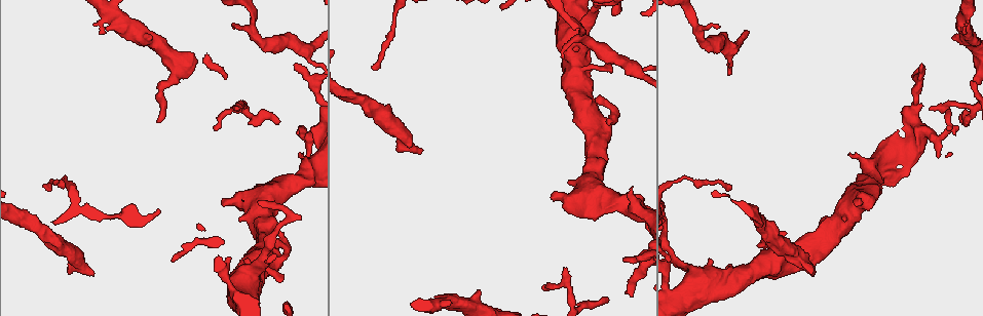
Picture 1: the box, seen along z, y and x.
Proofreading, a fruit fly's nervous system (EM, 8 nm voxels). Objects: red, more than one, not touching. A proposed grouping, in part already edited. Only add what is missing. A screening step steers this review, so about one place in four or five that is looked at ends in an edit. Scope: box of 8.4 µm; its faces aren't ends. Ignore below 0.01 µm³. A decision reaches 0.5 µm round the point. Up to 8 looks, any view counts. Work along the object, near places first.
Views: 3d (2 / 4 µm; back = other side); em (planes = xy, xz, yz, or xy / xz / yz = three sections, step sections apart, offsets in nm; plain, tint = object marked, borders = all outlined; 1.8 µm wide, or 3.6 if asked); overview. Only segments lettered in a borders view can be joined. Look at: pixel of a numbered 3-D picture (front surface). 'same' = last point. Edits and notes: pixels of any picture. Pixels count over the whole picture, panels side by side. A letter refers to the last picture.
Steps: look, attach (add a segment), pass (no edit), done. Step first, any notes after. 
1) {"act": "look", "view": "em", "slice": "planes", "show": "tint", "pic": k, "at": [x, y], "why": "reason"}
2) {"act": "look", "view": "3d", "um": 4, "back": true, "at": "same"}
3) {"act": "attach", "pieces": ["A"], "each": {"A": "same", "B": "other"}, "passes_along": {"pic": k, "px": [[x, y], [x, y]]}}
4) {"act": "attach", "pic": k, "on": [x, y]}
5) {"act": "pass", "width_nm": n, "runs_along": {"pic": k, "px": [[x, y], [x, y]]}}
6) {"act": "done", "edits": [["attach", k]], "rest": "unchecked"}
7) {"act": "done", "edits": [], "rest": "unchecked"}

{"act": "look", "view": "em", "slice": "planes", "show": "plain", "pic": 1, "at": [718, 25], "why": "free end"}

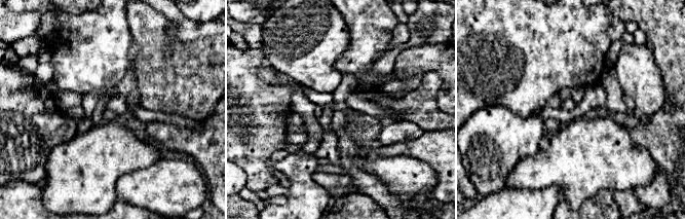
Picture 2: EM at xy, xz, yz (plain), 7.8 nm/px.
{"act": "look", "view": "em", "slice": "planes", "show": "borders", "at": "same"}

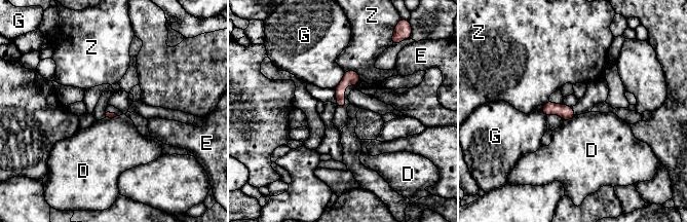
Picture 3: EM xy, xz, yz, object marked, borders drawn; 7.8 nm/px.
{"act": "pass", "longest_contact_nm": ["G", 160], "each": {"D": "other", "E": "other", "G": "other", "Z": "other"}, "border": {"pic": 3, "px": [[577, 115], [565, 121]]}, "found": "none of them fits"}

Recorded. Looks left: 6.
{"act": "look", "view": "em", "slice": "yz", "step": 8, "show": "tint", "pic": 1, "at": [564, 271], "why": "an open end"}

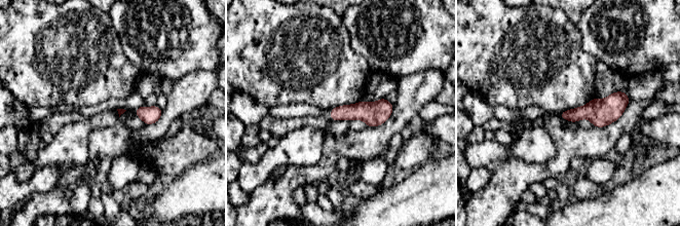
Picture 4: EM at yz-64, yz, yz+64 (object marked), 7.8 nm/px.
{"act": "look", "view": "em", "slice": "planes", "show": "borders", "at": "same"}

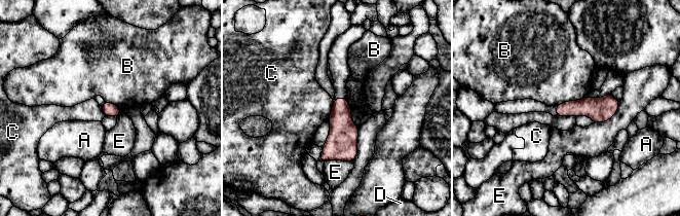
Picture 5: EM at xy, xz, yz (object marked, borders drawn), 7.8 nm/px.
{"act": "pass", "each": {"A": "other", "B": "other", "C": "other", "D": "other", "E": "other"}, "border": {"pic": 5, "px": [[334, 100], [332, 112], [328, 117]]}, "found": "no lettered segment goes on from it"}

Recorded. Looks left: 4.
{"act": "look", "view": "em", "slice": "xy", "step": 16, "show": "tint", "pic": 1, "at": [607, 124], "why": "an open end"}

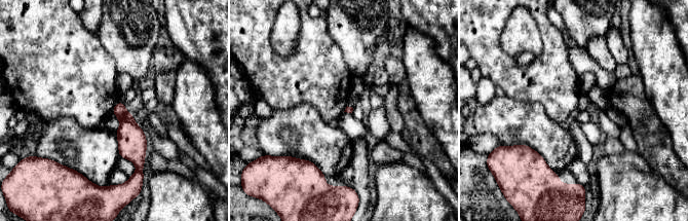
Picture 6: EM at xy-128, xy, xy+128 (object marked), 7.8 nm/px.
{"act": "look", "view": "em", "slice": "planes", "show": "borders", "at": "same"}

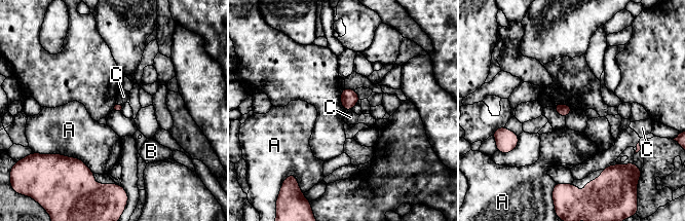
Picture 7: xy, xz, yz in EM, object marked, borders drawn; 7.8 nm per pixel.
{"act": "pass", "each": {"A": "other", "B": "other", "C": "other"}, "found": "none of them fits"}

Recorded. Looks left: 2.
{"act": "done", "edits": [], "rest": "unchecked"}

